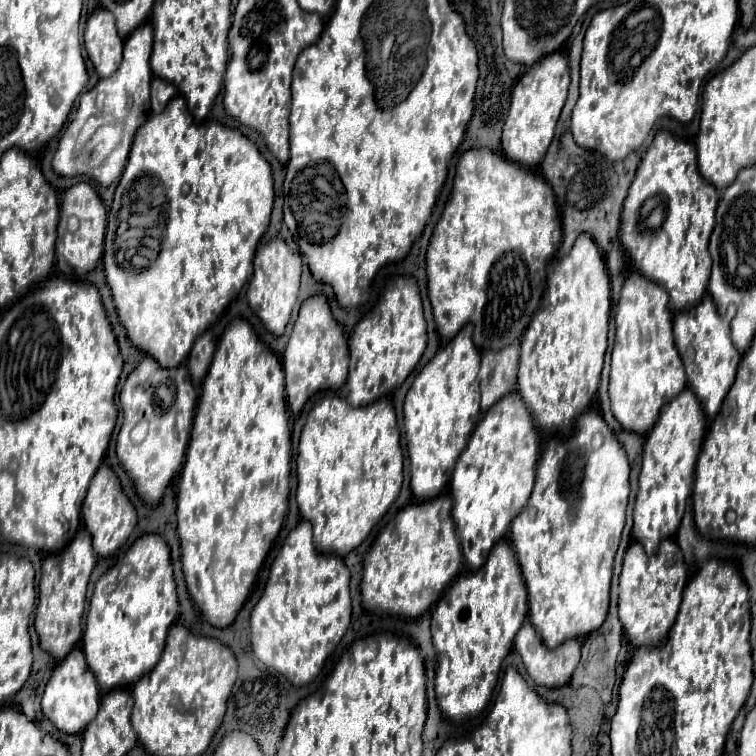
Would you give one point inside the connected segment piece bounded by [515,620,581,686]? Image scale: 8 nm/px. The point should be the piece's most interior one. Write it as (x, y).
(545, 667)

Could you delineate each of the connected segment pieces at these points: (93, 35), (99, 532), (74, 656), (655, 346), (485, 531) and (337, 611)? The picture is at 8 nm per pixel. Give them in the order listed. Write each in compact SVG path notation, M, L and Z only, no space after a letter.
M97 8L89 16L85 26L85 50L99 78L107 78L119 68L123 40L117 34L115 16L109 10Z
M101 464L101 468L97 470L97 474L91 480L91 486L87 490L85 502L83 502L83 524L87 528L87 532L93 538L93 550L99 558L109 558L113 556L129 538L129 534L133 532L135 524L137 524L137 514L133 504L129 502L129 498L125 496L125 492L121 490L119 478L115 476L113 470L109 470L107 464Z
M79 648L69 652L69 656L53 670L51 680L45 686L45 694L41 700L43 714L61 730L67 734L79 734L85 730L89 720L97 716L99 710L99 688L97 680L93 680L93 674L89 674L85 656Z
M631 272L615 308L615 346L609 382L611 412L625 432L639 436L651 432L661 408L687 386L685 366L673 344L673 314L667 306L669 294L663 286L657 286L639 272Z
M517 394L499 400L479 420L465 452L459 456L451 478L451 516L461 540L465 562L471 570L485 564L491 548L505 538L513 518L525 508L539 460L539 434Z
M303 520L285 540L279 550L265 592L251 612L251 646L255 656L271 670L283 674L293 686L309 684L323 668L327 656L341 642L343 634L351 622L351 600L349 600L349 570L339 556L319 554L313 544L313 530L307 520Z

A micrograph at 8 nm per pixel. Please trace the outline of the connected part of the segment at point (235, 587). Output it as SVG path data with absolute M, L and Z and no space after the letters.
M237 318L231 322L231 326L223 332L221 342L215 350L213 362L209 366L209 372L205 376L203 382L203 392L201 392L201 400L197 406L197 414L193 420L193 430L191 430L191 440L189 440L189 448L187 448L187 460L185 460L185 468L179 476L179 496L177 496L177 536L181 542L181 562L183 562L183 574L185 574L185 582L187 582L187 590L193 598L193 602L199 606L201 614L205 616L205 620L217 628L227 628L229 624L233 624L237 612L243 608L247 596L251 594L253 582L257 580L257 574L263 566L263 560L267 558L267 552L271 550L275 538L279 536L279 530L283 526L285 514L287 514L287 506L289 506L289 474L291 474L291 430L289 430L289 418L287 418L287 402L285 402L285 374L281 368L279 358L265 346L259 342L259 338L255 336L255 332L251 330L251 326Z

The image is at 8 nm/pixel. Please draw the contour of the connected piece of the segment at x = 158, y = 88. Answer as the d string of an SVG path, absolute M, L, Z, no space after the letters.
M161 78L153 80L153 84L151 84L151 108L153 108L155 114L163 112L167 102L175 96L177 96L177 86L175 84L169 84L167 80L161 80Z

